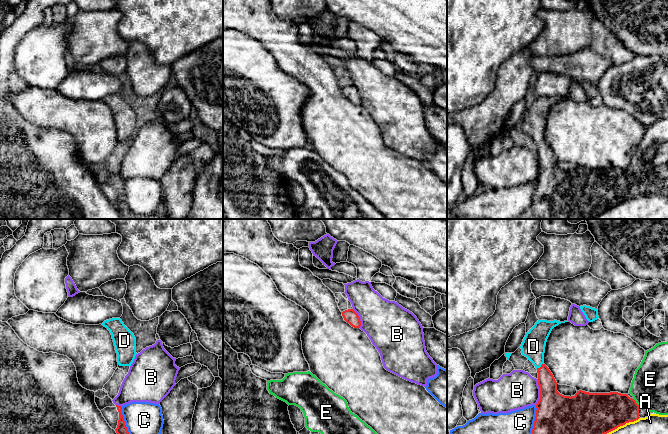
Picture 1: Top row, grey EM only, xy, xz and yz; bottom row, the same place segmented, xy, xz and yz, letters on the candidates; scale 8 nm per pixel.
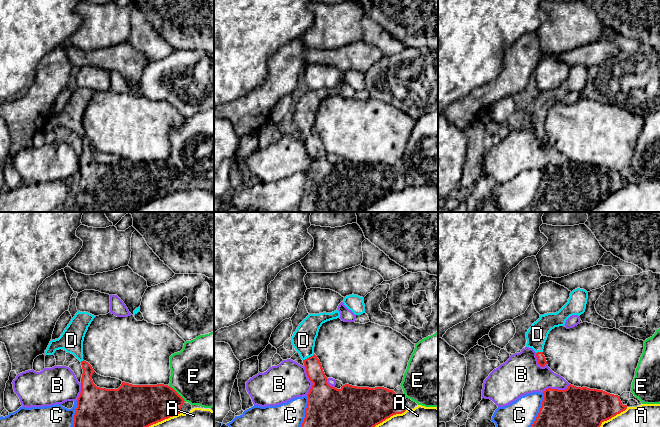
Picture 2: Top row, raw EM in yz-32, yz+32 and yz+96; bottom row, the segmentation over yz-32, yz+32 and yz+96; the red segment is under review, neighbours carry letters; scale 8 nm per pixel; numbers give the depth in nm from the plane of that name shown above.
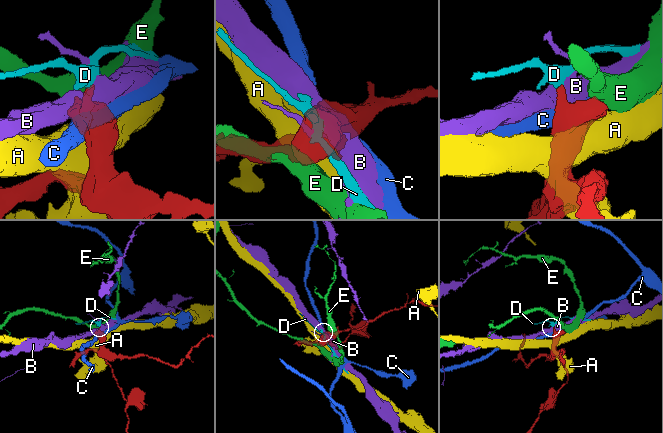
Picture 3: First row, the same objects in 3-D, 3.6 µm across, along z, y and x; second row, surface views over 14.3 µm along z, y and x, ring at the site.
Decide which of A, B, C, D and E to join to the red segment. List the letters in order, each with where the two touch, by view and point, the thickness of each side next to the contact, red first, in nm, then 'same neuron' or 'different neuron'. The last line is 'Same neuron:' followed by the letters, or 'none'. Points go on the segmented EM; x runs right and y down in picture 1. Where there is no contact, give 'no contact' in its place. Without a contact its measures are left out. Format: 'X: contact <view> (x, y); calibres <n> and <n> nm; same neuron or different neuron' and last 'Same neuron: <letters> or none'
A: contact yz (622, 425); calibres 340 and 160 nm; different neuron
B: contact yz (540, 392); calibres 320 and 300 nm; different neuron
C: contact yz (535, 419); calibres 320 and 200 nm; different neuron
D: contact yz (540, 367); calibres 160 and 190 nm; same neuron
E: contact yz (636, 403); calibres 300 and 300 nm; different neuron
Same neuron: D

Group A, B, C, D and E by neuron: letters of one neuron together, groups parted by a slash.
A / B / C / D / E

